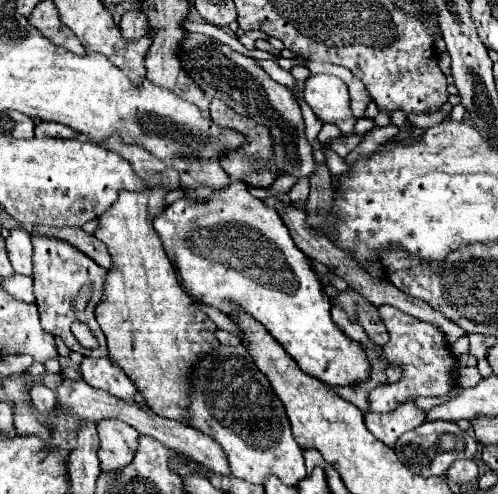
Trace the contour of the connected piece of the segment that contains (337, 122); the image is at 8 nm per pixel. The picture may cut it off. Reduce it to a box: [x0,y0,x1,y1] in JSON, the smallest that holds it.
[304,74,356,136]

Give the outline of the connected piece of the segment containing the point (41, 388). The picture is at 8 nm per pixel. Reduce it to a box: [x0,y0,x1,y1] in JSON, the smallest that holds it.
[30,384,56,412]

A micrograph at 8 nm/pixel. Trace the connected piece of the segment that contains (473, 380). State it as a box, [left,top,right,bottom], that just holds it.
[456,368,482,386]

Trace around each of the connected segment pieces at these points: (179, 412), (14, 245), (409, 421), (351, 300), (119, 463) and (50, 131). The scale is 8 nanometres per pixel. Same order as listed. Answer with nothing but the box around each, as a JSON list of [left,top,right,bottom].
[[94,134,220,424],[6,228,32,274],[364,400,426,446],[336,288,388,346],[98,420,138,472],[36,122,78,138]]

